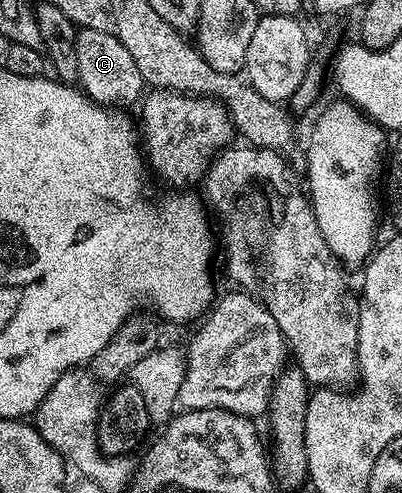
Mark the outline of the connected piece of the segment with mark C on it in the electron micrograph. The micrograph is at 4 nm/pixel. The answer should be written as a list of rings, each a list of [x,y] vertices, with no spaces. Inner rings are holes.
[[[79,28],[75,35],[74,45],[78,59],[78,83],[87,96],[98,104],[107,107],[114,103],[126,105],[135,103],[143,96],[146,84],[132,54],[120,40],[105,31]]]

